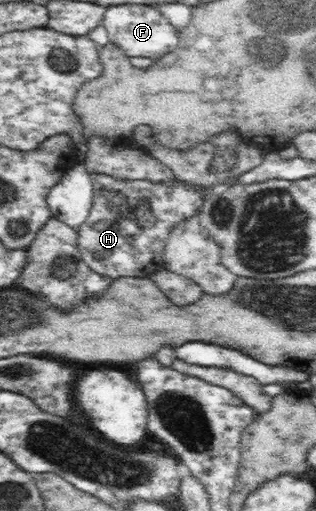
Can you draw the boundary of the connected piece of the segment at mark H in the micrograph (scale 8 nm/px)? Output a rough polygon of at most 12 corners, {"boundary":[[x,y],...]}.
{"boundary":[[91,173],[77,231],[92,271],[151,278],[203,189]]}

